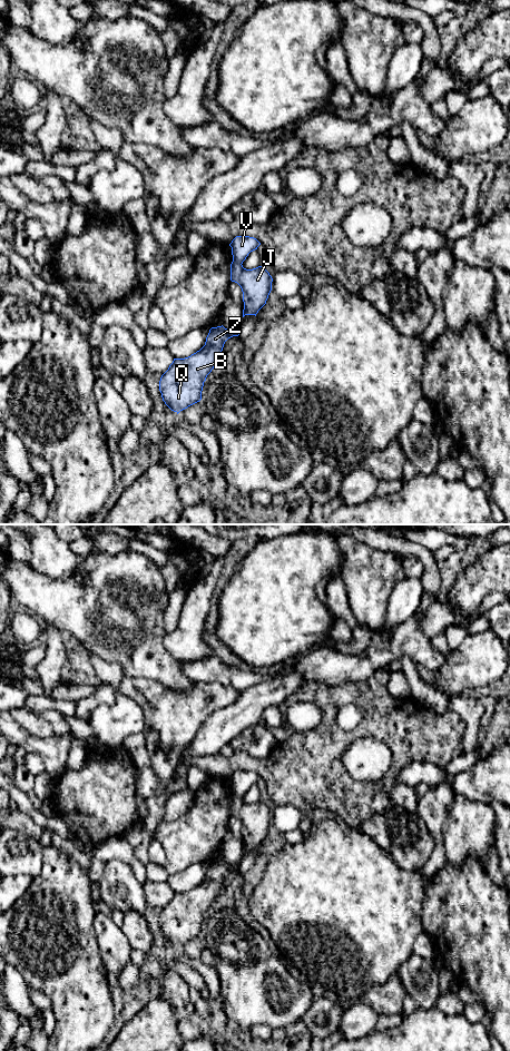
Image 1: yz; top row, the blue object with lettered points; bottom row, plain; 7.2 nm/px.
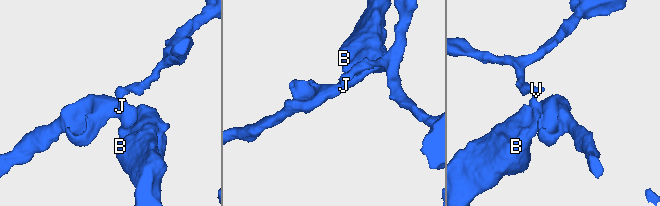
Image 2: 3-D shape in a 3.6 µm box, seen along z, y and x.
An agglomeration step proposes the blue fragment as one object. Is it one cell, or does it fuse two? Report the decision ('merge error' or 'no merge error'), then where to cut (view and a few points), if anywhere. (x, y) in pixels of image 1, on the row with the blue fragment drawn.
merge error; cut in yz along (233, 259), (241, 264)

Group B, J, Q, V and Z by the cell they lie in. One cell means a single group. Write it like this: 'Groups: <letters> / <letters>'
Groups: B J Q Z / V

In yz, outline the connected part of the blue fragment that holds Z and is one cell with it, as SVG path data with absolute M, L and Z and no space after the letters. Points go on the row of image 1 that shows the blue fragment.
M212 327L199 351L185 358L174 358L159 381L163 401L171 411L178 414L202 400L207 375L224 357L222 351L225 342L238 335L239 328Z

